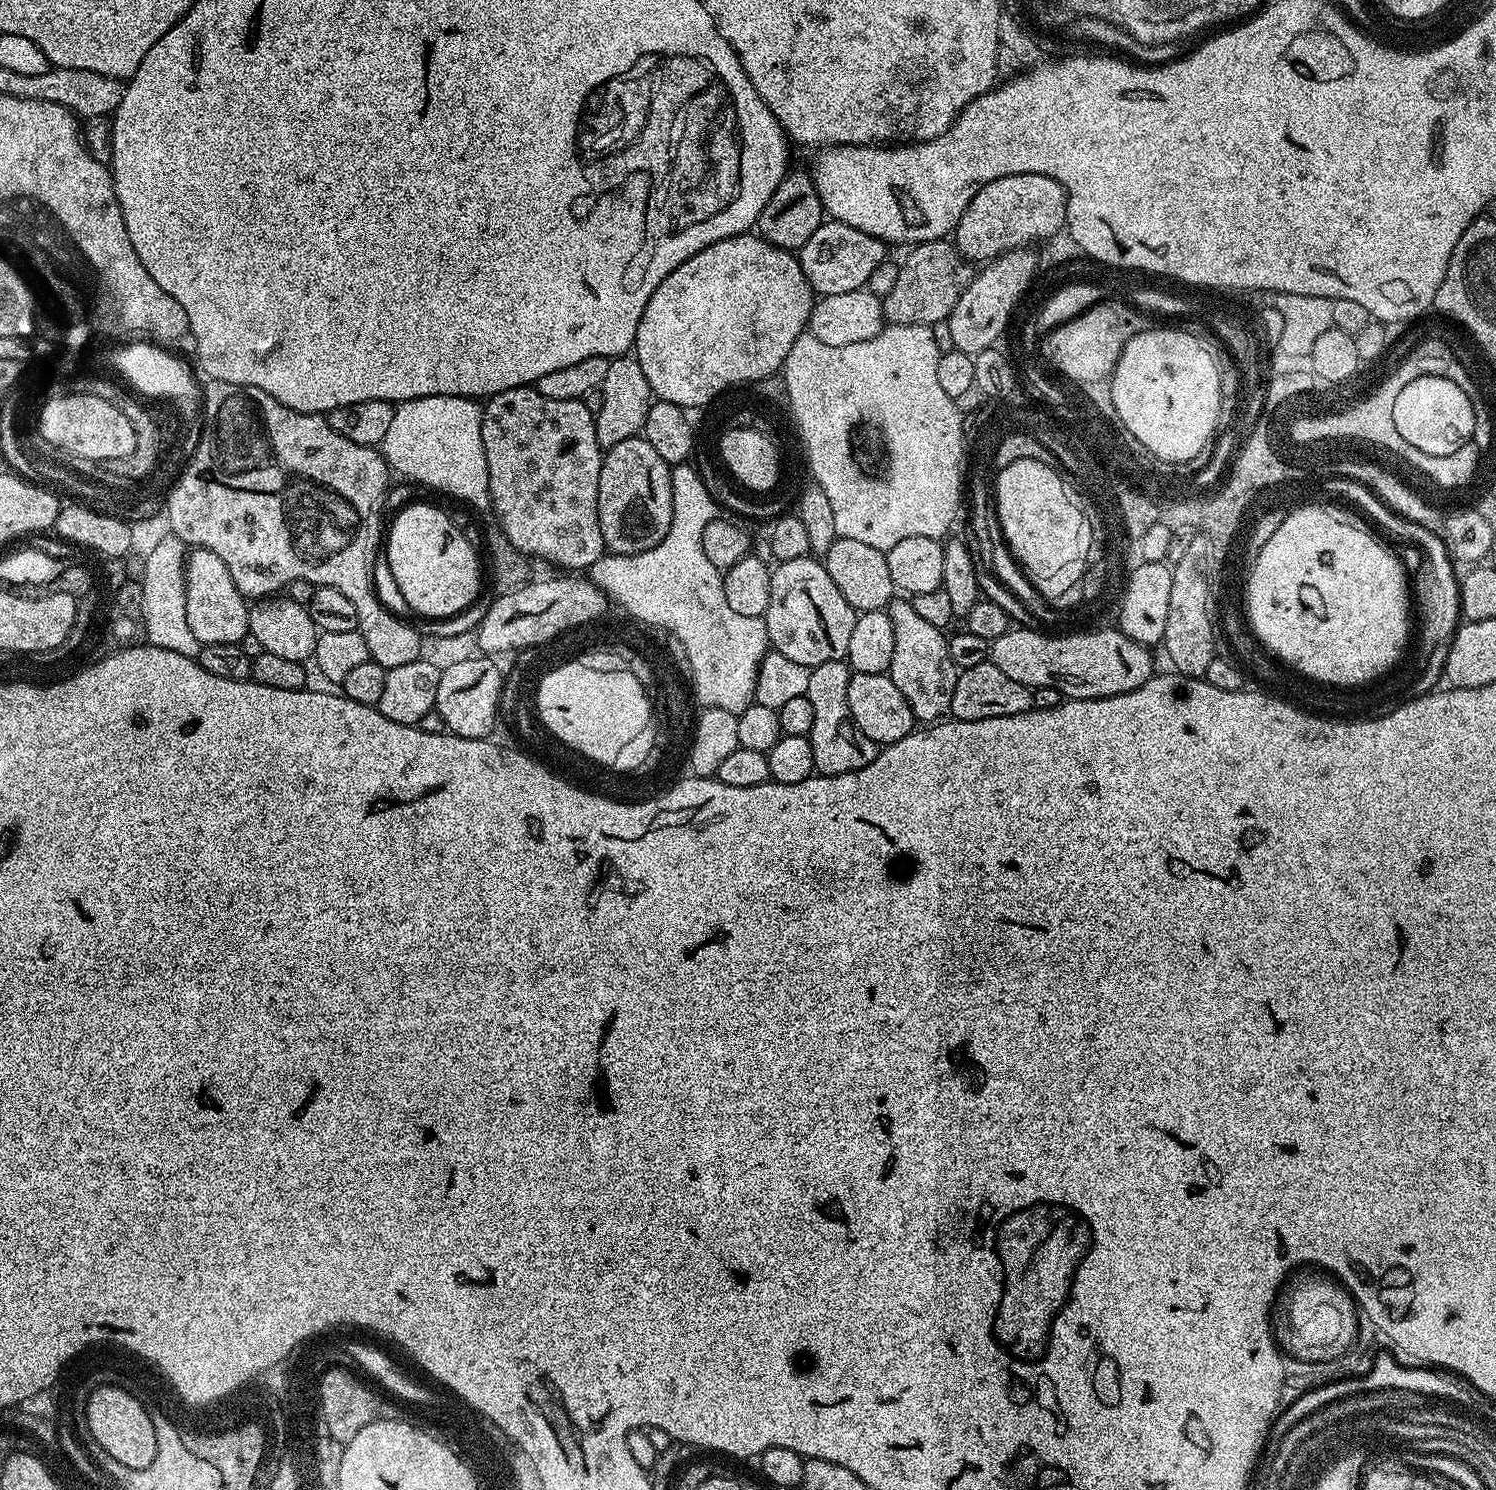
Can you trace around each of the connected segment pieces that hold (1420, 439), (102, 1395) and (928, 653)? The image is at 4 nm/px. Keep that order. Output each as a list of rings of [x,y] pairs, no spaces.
[[[1444,376],[1420,377],[1410,382],[1394,403],[1394,423],[1406,442],[1428,455],[1450,455],[1473,439],[1475,412],[1460,386]]]
[[[104,1384],[90,1392],[84,1410],[90,1434],[111,1458],[133,1470],[150,1467],[158,1451],[158,1443],[150,1414],[138,1396],[124,1388]]]
[[[908,598],[893,599],[886,611],[890,626],[894,626],[894,658],[886,675],[892,679],[894,686],[898,686],[898,690],[902,690],[917,721],[943,721],[952,711],[954,686],[958,675],[954,658],[950,658],[945,629],[930,626],[930,622],[925,622],[920,615],[914,614],[914,606]]]

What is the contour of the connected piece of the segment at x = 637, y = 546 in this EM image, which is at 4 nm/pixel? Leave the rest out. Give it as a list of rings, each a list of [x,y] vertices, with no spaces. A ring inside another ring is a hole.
[[[643,435],[626,438],[626,442],[618,442],[618,446],[607,449],[600,461],[598,474],[598,526],[602,526],[605,549],[614,556],[642,554],[666,538],[671,521],[672,468],[662,454],[658,454],[658,450],[654,450],[654,446],[650,446]]]

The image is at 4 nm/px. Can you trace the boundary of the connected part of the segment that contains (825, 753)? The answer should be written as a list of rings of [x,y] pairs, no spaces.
[[[844,660],[822,662],[810,669],[810,686],[808,697],[810,707],[814,709],[814,726],[807,736],[814,750],[814,766],[821,776],[837,776],[854,770],[862,770],[862,766],[870,766],[874,762],[878,745],[853,722],[848,705],[848,687],[853,671]]]

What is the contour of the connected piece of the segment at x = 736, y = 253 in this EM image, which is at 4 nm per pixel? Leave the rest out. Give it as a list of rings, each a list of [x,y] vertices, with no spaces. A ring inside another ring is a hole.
[[[758,234],[731,236],[722,242],[714,242],[710,246],[706,246],[706,250],[702,250],[686,262],[682,262],[682,266],[675,268],[656,287],[654,294],[650,294],[650,298],[644,307],[642,322],[638,322],[634,355],[638,366],[642,366],[642,374],[646,374],[646,382],[650,382],[653,397],[666,402],[674,402],[679,408],[684,404],[700,404],[700,399],[707,398],[710,390],[721,388],[723,384],[731,382],[731,380],[748,380],[750,374],[766,374],[770,378],[775,377],[775,372],[777,375],[784,367],[784,359],[786,354],[790,354],[790,346],[794,346],[794,342],[799,336],[805,335],[813,303],[814,293],[812,287],[808,285],[808,279],[802,274],[799,259],[791,251],[766,242]]]

